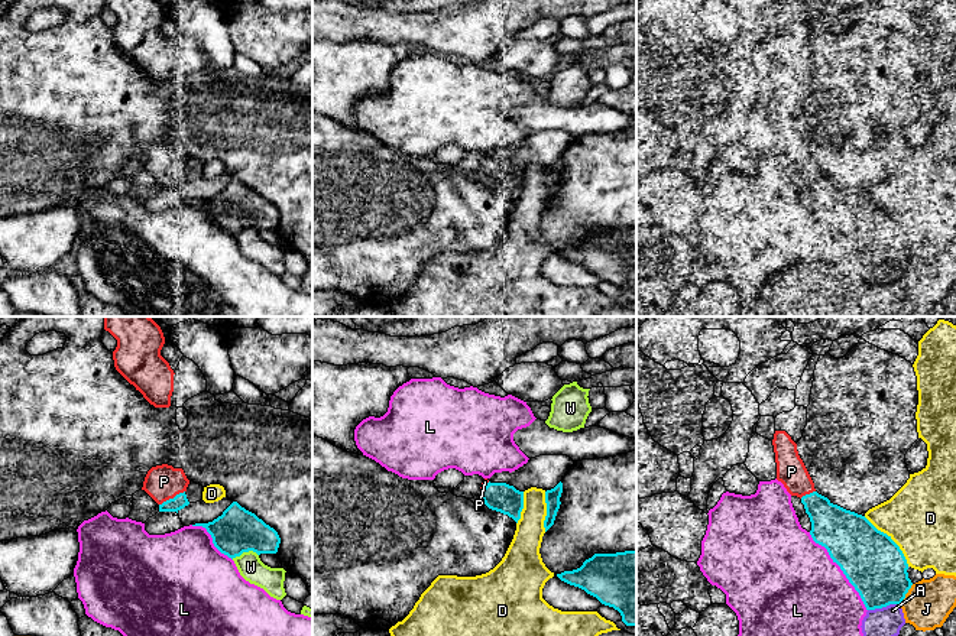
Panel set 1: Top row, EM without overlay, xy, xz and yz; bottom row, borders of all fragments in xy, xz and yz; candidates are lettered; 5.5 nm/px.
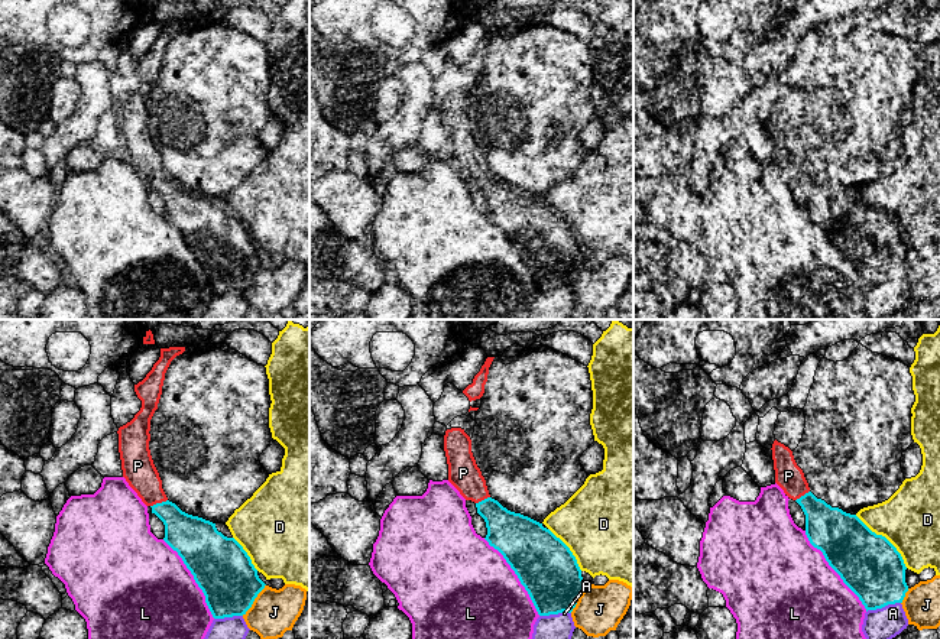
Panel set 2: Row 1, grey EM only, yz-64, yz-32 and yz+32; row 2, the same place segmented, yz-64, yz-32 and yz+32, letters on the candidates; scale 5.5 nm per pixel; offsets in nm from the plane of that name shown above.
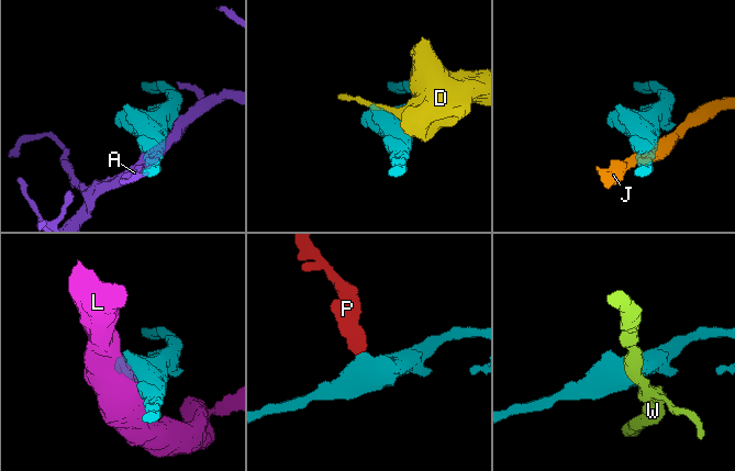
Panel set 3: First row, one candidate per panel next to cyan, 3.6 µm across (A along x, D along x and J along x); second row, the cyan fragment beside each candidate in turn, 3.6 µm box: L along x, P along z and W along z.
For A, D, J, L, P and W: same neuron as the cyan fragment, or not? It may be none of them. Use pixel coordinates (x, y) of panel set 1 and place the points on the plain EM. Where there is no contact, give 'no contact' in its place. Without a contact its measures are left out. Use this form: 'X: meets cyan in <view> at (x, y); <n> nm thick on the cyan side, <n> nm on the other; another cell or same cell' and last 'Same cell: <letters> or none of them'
A: meets cyan in yz at (884, 282); 340 nm thick on the cyan side, 190 nm on the other; another cell
D: meets cyan in yz at (891, 216); 340 nm thick on the cyan side, 400 nm on the other; another cell
J: meets cyan in yz at (906, 269); 340 nm thick on the cyan side, 260 nm on the other; another cell
L: meets cyan in yz at (841, 245); 340 nm thick on the cyan side, 500 nm on the other; another cell
P: meets cyan in xy at (171, 175); 80 nm thick on the cyan side, 190 nm on the other; same cell
W: meets cyan in xy at (245, 227); 240 nm thick on the cyan side, 140 nm on the other; another cell
Same cell: P

